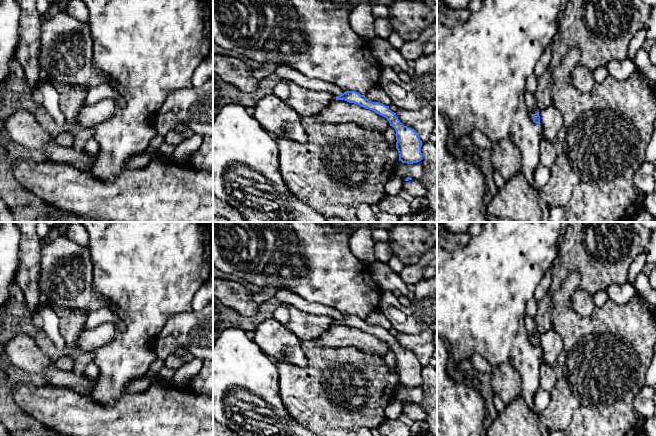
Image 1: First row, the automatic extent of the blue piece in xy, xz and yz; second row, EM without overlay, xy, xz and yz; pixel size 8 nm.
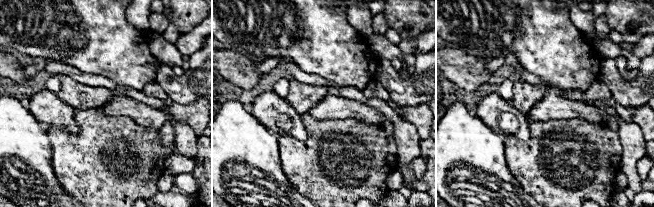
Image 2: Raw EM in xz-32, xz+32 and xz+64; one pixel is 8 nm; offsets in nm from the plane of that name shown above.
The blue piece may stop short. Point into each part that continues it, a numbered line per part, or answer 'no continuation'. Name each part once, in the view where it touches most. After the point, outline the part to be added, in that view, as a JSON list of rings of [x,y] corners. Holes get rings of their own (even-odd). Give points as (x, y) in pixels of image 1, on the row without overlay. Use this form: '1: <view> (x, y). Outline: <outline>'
1: xz (287, 297). Outline: [[[279,289],[274,298],[282,301],[286,305],[292,305],[299,310],[312,315],[326,315],[335,321],[344,317],[337,310],[321,304],[308,302],[305,299],[302,299],[299,295],[284,289]]]

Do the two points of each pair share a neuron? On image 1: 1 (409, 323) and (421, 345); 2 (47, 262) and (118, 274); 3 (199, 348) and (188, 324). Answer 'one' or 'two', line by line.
1: two
2: two
3: one

